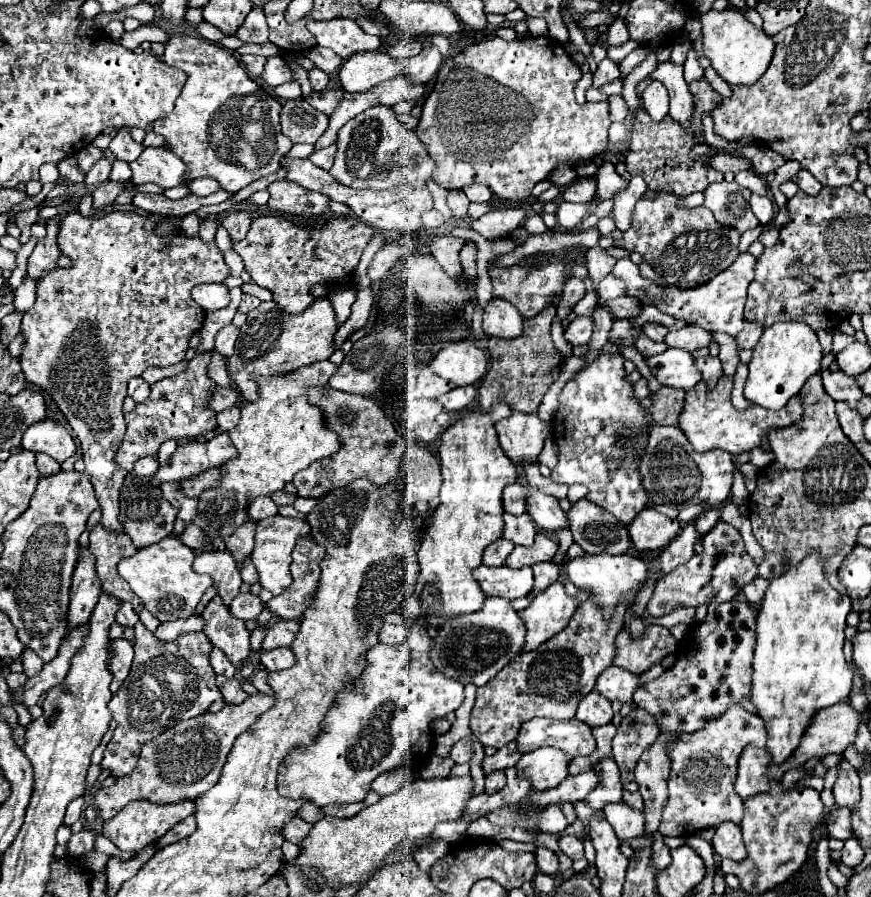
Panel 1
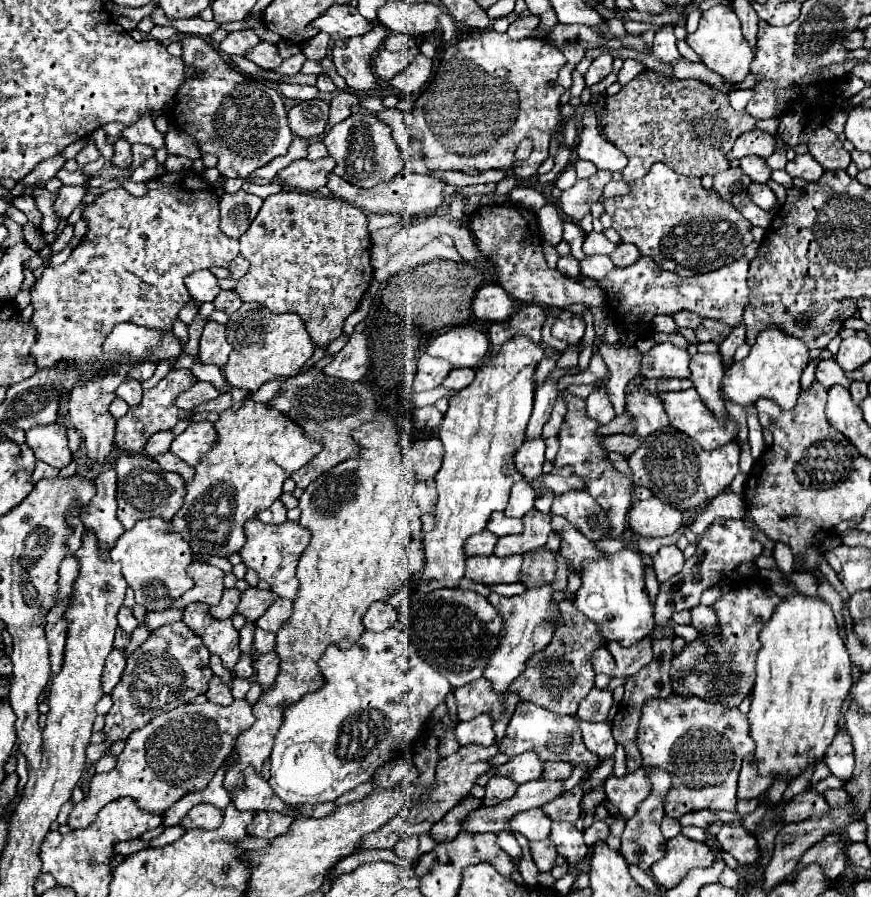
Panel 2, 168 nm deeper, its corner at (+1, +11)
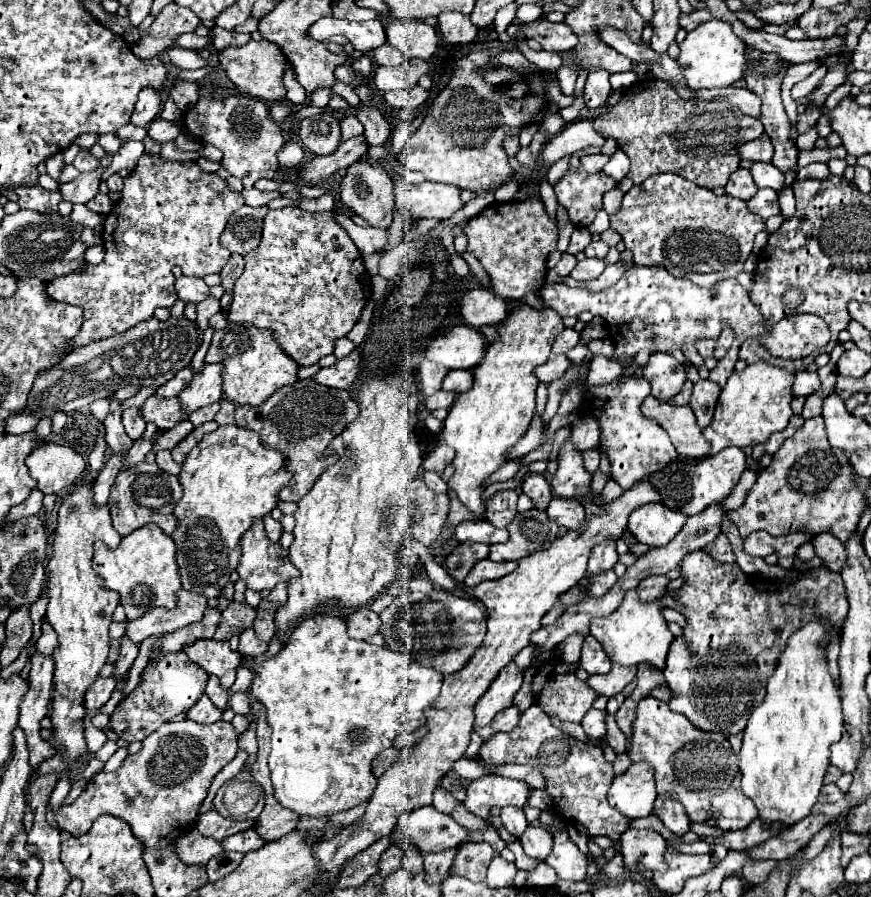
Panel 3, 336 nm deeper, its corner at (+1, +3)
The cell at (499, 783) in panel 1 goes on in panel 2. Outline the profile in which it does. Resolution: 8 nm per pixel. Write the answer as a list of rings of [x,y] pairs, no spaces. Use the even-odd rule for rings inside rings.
[[[495,776],[489,780],[487,784],[487,796],[485,796],[485,806],[497,806],[509,798],[513,798],[517,794],[517,784],[509,778],[503,776]]]

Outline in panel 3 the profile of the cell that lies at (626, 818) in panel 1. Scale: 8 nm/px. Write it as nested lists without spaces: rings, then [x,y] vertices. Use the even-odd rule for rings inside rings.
[[[631,764],[625,774],[613,780],[607,798],[609,804],[623,816],[647,818],[653,812],[653,802],[657,798],[649,764]]]

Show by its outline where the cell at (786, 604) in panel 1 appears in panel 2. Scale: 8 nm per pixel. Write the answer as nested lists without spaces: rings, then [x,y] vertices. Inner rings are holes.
[[[793,596],[777,606],[773,618],[761,630],[763,648],[757,656],[757,680],[751,694],[749,736],[753,736],[759,776],[787,776],[787,782],[797,778],[805,768],[819,762],[839,730],[841,706],[851,688],[851,660],[843,638],[837,632],[833,610],[827,602],[809,596]]]

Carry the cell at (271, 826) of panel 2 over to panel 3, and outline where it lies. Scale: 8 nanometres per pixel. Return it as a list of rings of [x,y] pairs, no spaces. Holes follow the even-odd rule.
[[[247,828],[247,830],[237,832],[237,834],[223,840],[225,850],[233,850],[233,852],[241,852],[241,854],[247,854],[251,850],[259,850],[263,846],[265,846],[265,840],[257,834],[255,828]]]

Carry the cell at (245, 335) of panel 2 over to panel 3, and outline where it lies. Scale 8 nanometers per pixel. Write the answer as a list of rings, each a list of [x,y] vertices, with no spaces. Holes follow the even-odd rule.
[[[229,324],[227,328],[217,330],[205,360],[225,364],[223,394],[239,406],[243,404],[259,406],[261,402],[267,400],[267,396],[271,396],[279,388],[293,384],[299,372],[297,362],[289,354],[285,354],[285,350],[275,340],[273,332],[257,328],[253,324]]]

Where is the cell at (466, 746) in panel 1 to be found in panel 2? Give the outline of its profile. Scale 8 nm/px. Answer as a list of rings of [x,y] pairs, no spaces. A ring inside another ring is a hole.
[[[477,716],[469,722],[459,722],[455,730],[457,730],[457,740],[461,746],[465,746],[465,744],[491,746],[491,744],[495,744],[493,720],[489,720],[489,716]]]

